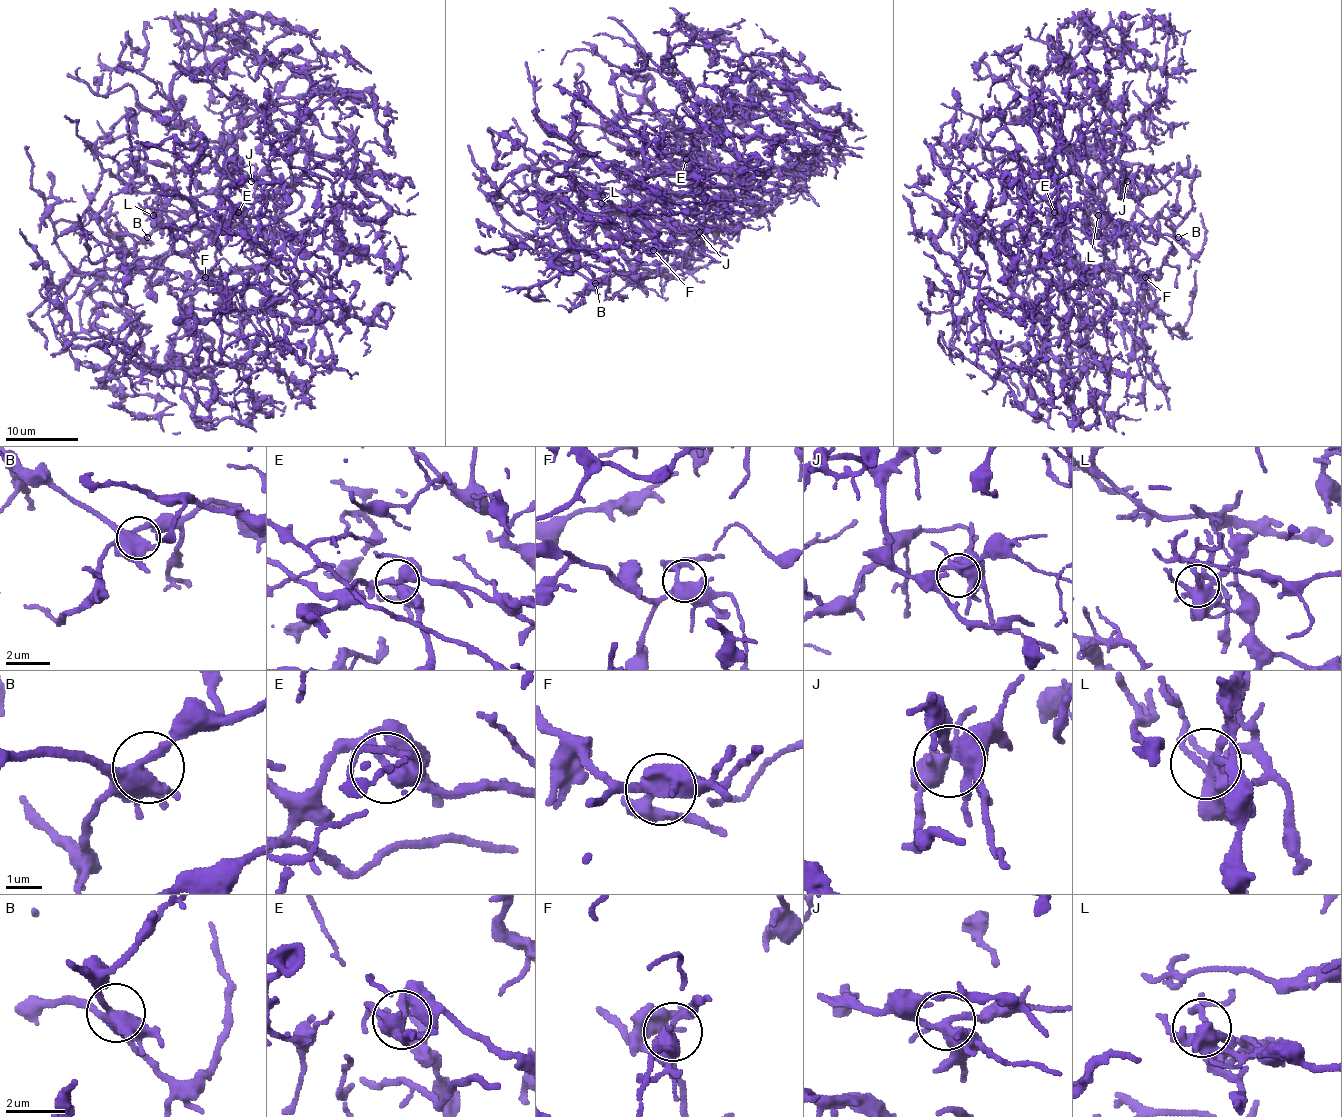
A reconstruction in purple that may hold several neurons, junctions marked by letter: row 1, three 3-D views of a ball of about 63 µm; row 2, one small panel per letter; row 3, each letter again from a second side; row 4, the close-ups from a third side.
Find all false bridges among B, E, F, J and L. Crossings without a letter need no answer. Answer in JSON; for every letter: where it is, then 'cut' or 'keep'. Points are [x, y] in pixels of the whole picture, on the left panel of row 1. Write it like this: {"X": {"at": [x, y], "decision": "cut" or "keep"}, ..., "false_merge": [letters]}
{"B": {"at": [147, 237], "decision": "keep"}, "E": {"at": [238, 212], "decision": "keep"}, "F": {"at": [205, 277], "decision": "keep"}, "J": {"at": [251, 181], "decision": "keep"}, "L": {"at": [153, 215], "decision": "keep"}, "false_merge": []}

